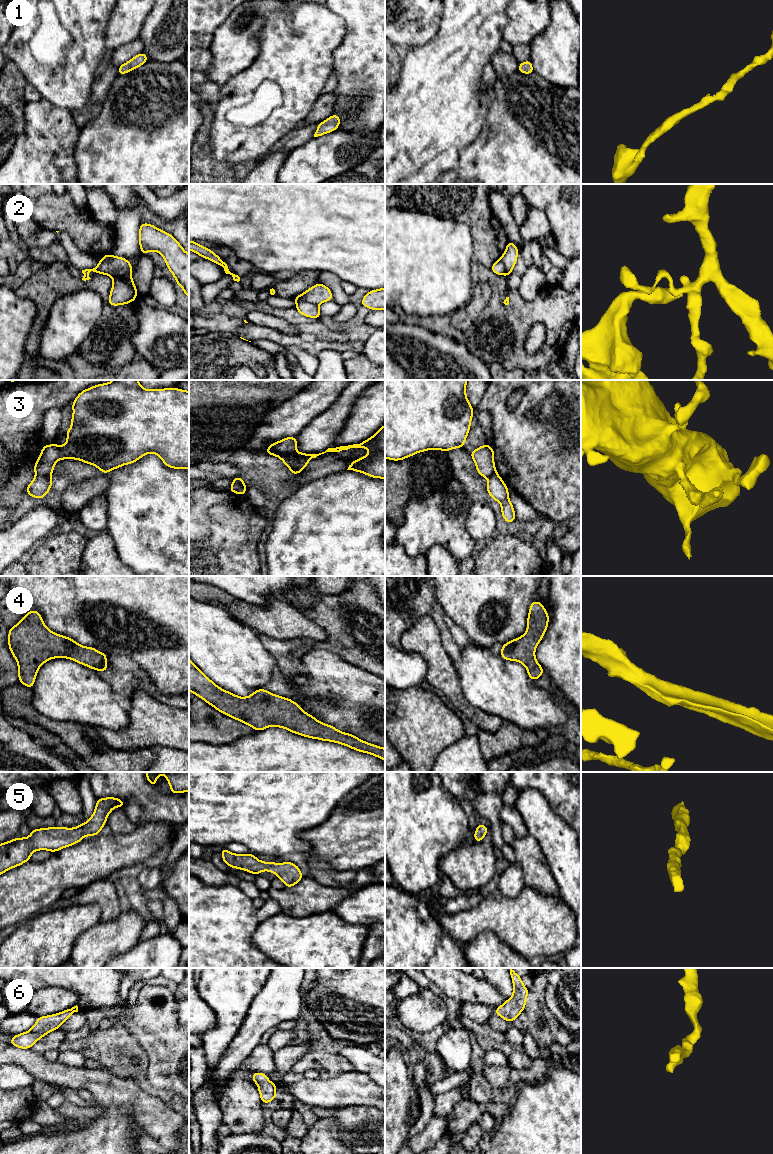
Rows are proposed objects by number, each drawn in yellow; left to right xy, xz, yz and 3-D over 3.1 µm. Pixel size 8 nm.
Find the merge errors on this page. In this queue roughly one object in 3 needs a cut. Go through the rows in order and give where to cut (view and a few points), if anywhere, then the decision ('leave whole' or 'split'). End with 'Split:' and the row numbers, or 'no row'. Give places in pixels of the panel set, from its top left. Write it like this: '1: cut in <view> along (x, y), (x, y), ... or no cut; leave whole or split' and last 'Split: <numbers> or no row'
1: no cut; leave whole
2: cut in xy along (131, 273), (115, 269), (110, 275); split
3: cut in xy along (36, 474), (49, 476); split
4: no cut; leave whole
5: no cut; leave whole
6: no cut; leave whole
Split: 2, 3

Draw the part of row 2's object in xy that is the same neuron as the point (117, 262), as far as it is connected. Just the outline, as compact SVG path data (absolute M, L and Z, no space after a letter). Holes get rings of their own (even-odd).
M113 256L110 263L100 261L93 269L82 270L82 273L84 274L82 280L86 281L91 279L88 276L91 271L96 272L97 274L111 275L111 273L116 269L121 269L130 273L133 272L132 265L126 258Z

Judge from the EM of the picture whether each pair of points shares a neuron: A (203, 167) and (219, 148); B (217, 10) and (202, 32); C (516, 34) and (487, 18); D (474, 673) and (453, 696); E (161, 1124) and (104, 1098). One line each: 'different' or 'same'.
A: different
B: same
C: different
D: different
E: same

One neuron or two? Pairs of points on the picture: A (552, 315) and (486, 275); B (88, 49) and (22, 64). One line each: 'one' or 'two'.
A: one
B: one

